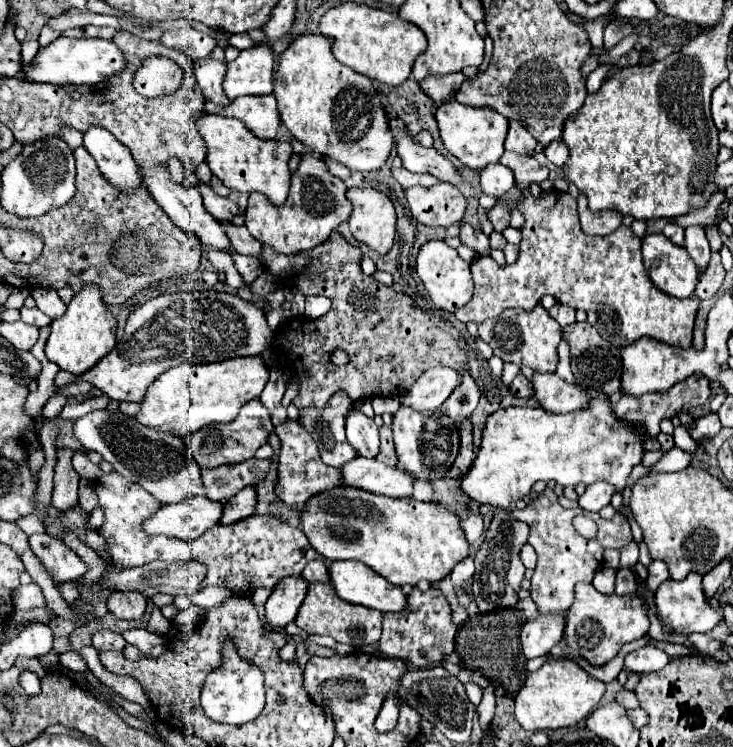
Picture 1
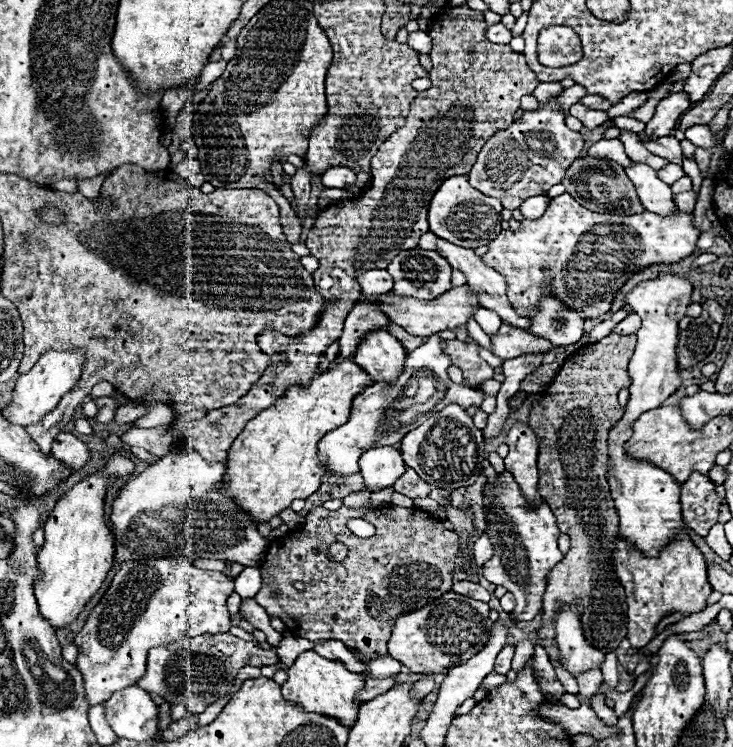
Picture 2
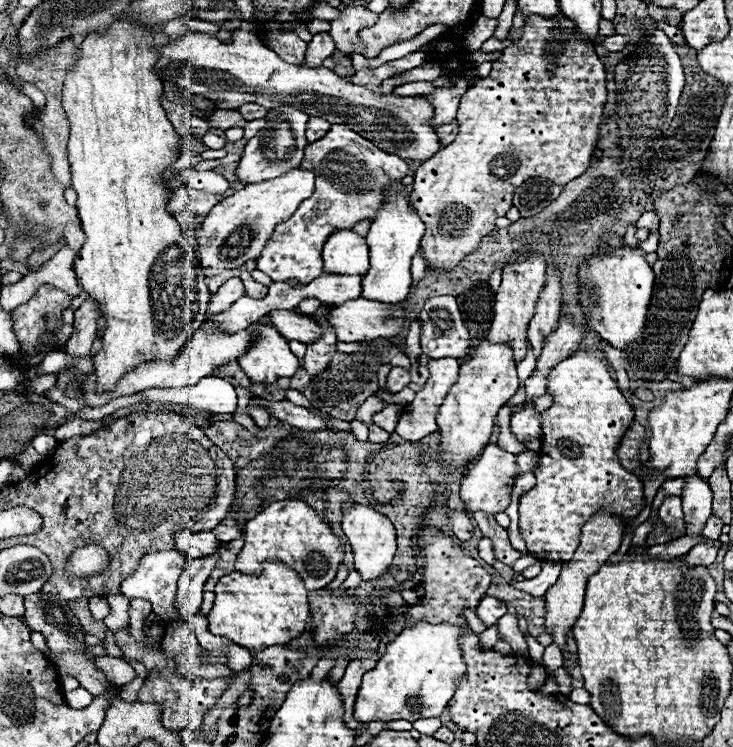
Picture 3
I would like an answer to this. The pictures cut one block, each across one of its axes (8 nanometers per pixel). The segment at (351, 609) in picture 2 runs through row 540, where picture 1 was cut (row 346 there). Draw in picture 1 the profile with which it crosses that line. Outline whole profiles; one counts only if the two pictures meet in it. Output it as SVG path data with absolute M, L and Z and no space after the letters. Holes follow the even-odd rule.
M334 232L326 244L320 244L314 248L314 252L300 252L298 256L278 256L278 252L270 252L266 248L266 270L276 276L278 284L290 284L290 276L300 292L306 294L320 294L334 300L328 314L324 314L320 320L306 320L302 322L302 328L284 328L274 332L274 344L272 350L276 354L276 360L288 366L292 372L294 366L304 364L308 374L292 374L300 382L298 396L292 400L296 408L324 408L328 404L328 398L338 392L346 390L352 402L372 398L372 396L400 396L406 388L410 388L428 368L432 366L450 366L464 374L468 370L466 366L466 352L458 346L458 342L444 330L440 330L428 314L416 306L416 302L402 292L392 290L390 286L384 286L376 282L372 276L366 276L360 268L362 250L352 246L344 236ZM336 348L344 348L350 354L350 364L346 368L334 368L330 360L330 352Z

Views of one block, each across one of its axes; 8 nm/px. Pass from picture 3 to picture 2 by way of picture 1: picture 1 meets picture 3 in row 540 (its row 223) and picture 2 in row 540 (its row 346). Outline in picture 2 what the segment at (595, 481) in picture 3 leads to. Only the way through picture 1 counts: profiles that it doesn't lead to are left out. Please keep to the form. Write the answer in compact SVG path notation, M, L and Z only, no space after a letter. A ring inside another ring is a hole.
M686 534L676 536L676 540L668 544L656 558L642 556L624 540L618 542L612 556L618 578L626 590L628 640L632 646L646 646L654 638L656 626L664 616L674 612L700 612L706 608L706 600L712 594L712 588L706 580L706 560Z

